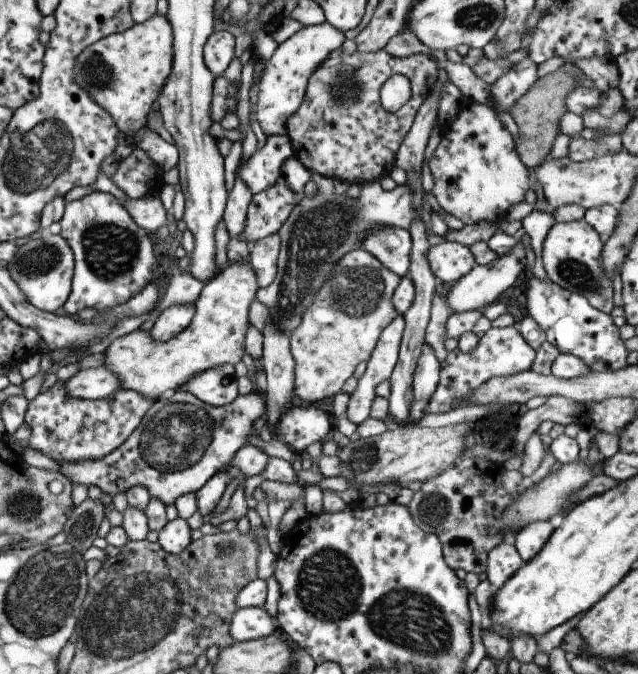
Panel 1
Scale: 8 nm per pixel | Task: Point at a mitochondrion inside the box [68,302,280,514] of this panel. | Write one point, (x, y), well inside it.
(174, 438)

